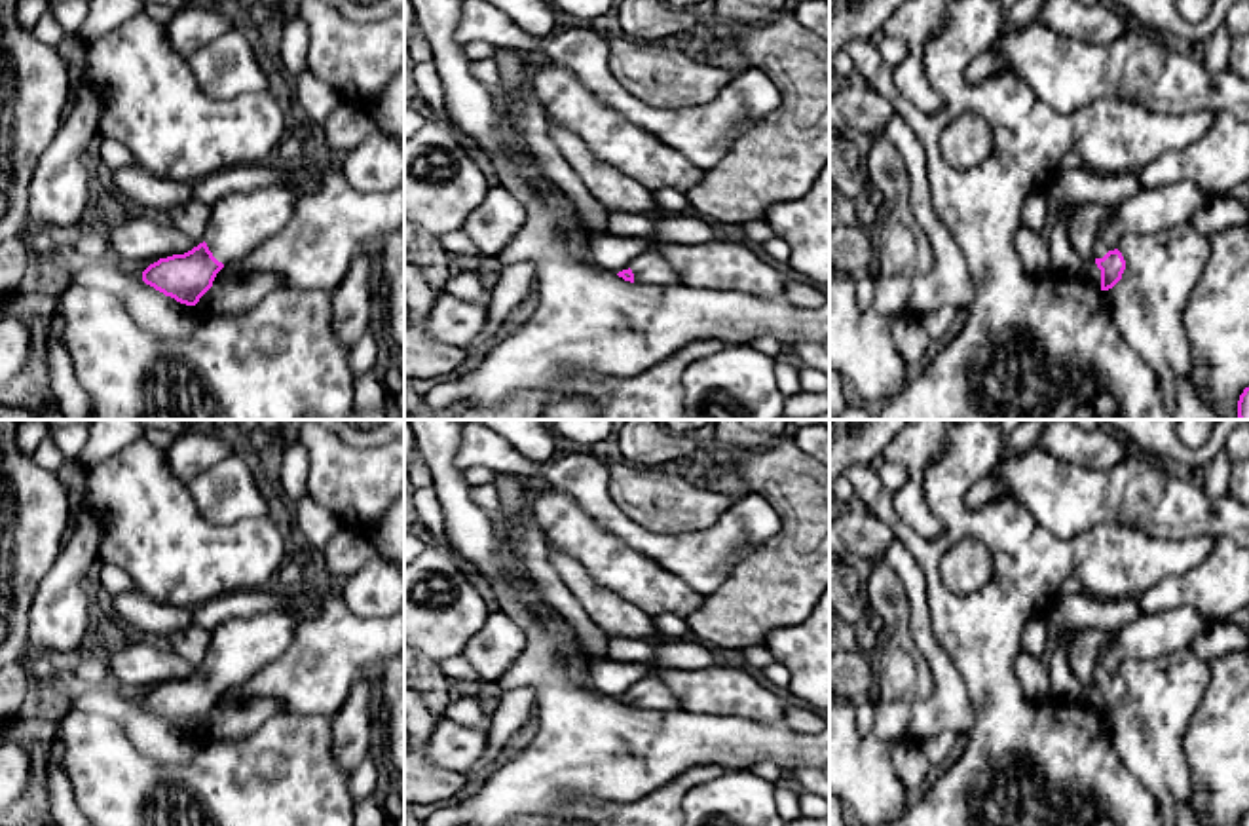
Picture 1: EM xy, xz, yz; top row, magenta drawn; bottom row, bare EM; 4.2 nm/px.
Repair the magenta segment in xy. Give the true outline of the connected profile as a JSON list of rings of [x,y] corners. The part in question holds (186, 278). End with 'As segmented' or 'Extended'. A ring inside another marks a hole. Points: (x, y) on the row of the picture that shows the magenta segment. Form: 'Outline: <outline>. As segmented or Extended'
Outline: [[[283,186],[228,194],[211,205],[205,241],[184,254],[150,264],[142,281],[180,304],[196,306],[216,273],[289,224],[292,209],[292,192]]]. Extended

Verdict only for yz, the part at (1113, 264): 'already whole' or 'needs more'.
needs more

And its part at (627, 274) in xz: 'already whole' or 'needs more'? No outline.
needs more

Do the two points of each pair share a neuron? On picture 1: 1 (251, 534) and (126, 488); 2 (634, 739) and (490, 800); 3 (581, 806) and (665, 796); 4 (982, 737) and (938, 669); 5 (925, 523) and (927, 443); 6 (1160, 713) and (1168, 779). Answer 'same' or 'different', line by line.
1: same
2: same
3: same
4: different
5: same
6: same

